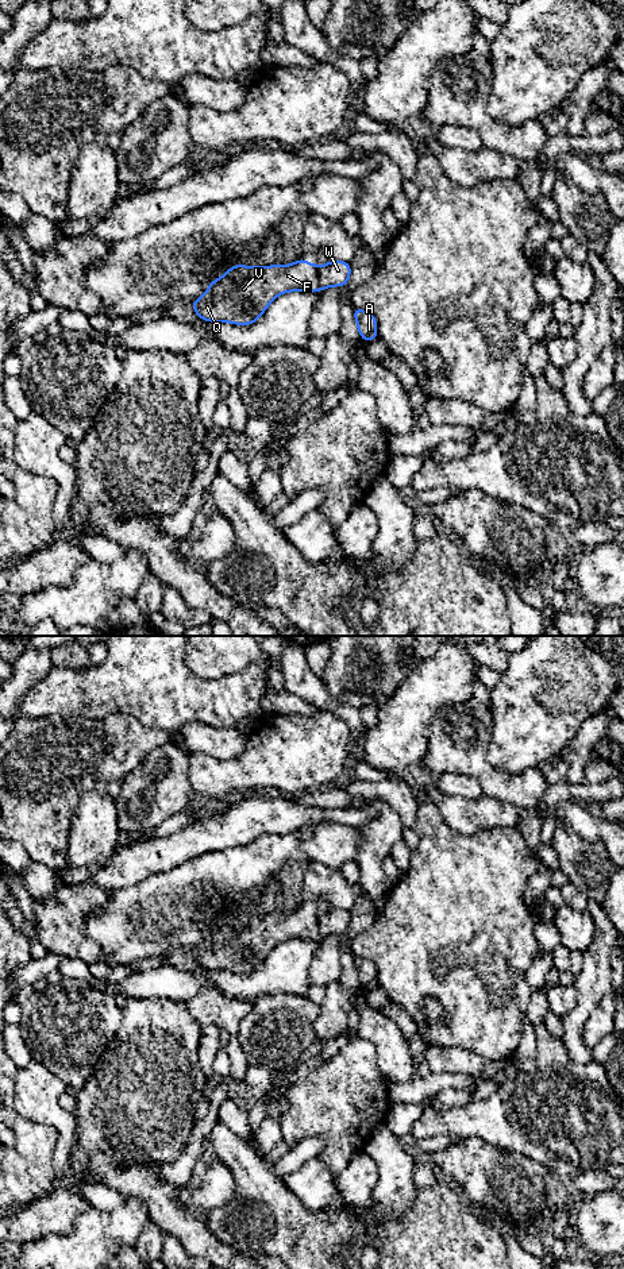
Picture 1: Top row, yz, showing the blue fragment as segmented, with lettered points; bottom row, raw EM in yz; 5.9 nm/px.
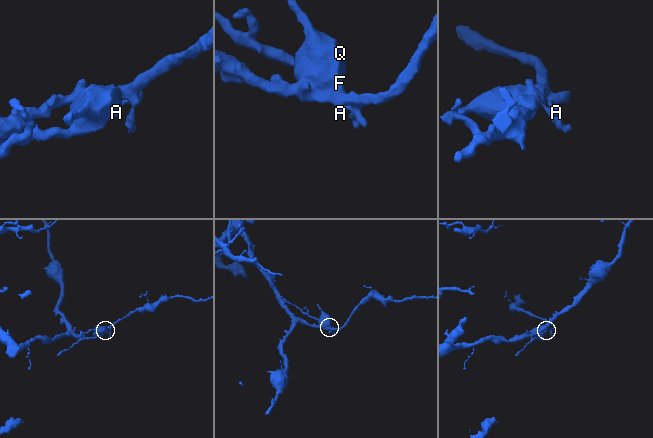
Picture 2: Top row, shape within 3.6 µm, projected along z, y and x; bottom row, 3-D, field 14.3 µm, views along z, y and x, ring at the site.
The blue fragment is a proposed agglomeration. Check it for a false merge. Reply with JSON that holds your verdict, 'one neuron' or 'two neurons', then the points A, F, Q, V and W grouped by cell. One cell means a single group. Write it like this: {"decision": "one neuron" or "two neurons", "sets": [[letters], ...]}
{"decision": "two neurons", "sets": [["A", "W"], ["F", "Q", "V"]]}

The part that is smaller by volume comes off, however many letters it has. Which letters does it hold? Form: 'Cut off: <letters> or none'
Cut off: F, Q, V

